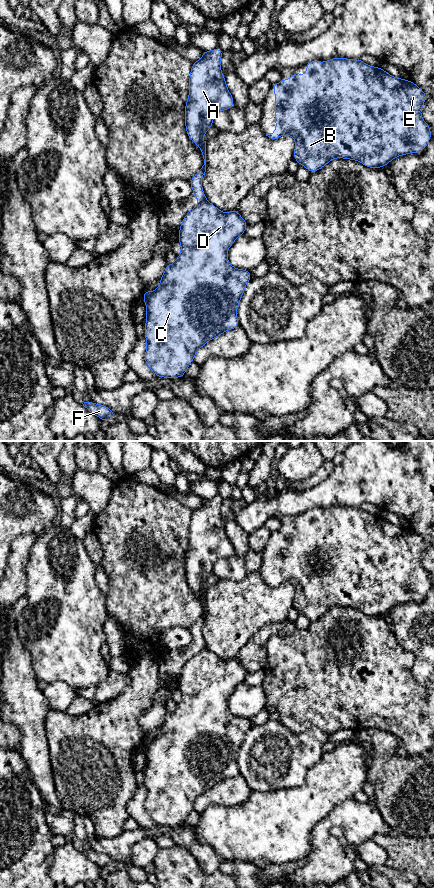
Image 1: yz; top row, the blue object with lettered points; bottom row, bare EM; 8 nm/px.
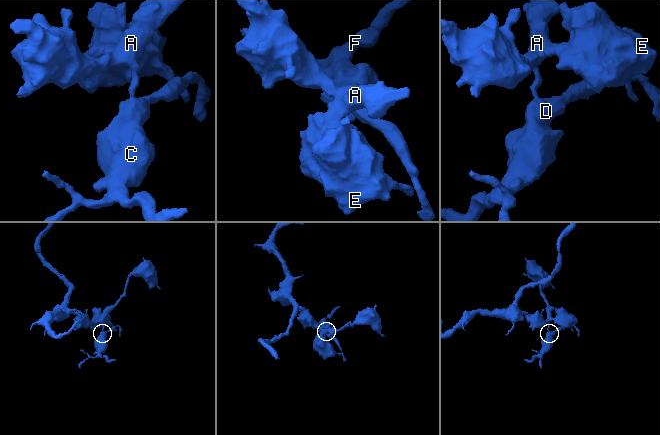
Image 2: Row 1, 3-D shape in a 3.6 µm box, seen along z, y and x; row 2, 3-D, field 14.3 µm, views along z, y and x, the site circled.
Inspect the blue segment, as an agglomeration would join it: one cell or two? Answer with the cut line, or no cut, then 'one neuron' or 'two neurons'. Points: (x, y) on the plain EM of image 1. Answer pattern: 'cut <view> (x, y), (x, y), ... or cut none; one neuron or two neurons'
cut yz (205, 646), (200, 650); two neurons

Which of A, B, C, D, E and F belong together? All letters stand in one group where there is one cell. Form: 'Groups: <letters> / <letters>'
Groups: A B E / C D F

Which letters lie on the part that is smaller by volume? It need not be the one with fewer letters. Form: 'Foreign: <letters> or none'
Foreign: C, D, F

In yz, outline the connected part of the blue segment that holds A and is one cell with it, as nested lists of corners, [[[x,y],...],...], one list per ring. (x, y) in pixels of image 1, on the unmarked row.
[[[215,496],[203,499],[200,508],[192,511],[189,525],[189,545],[185,552],[185,575],[190,588],[199,594],[204,613],[189,630],[199,650],[205,646],[201,632],[206,620],[206,589],[204,582],[213,574],[214,565],[222,558],[234,554],[234,547],[227,536],[220,516],[223,499]]]

